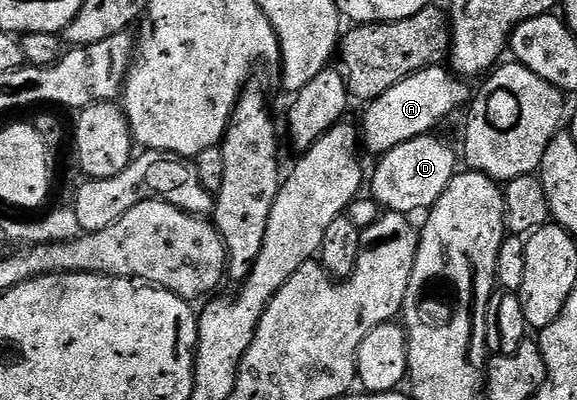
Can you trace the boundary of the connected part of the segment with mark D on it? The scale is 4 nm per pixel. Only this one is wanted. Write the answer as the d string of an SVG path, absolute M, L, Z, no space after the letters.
M431 133L396 145L396 149L386 152L377 163L374 176L371 179L369 176L368 179L369 194L379 208L410 217L413 216L413 211L418 211L421 207L433 207L444 189L448 189L459 170L460 155L455 144L453 147L448 140L441 139L438 133Z

